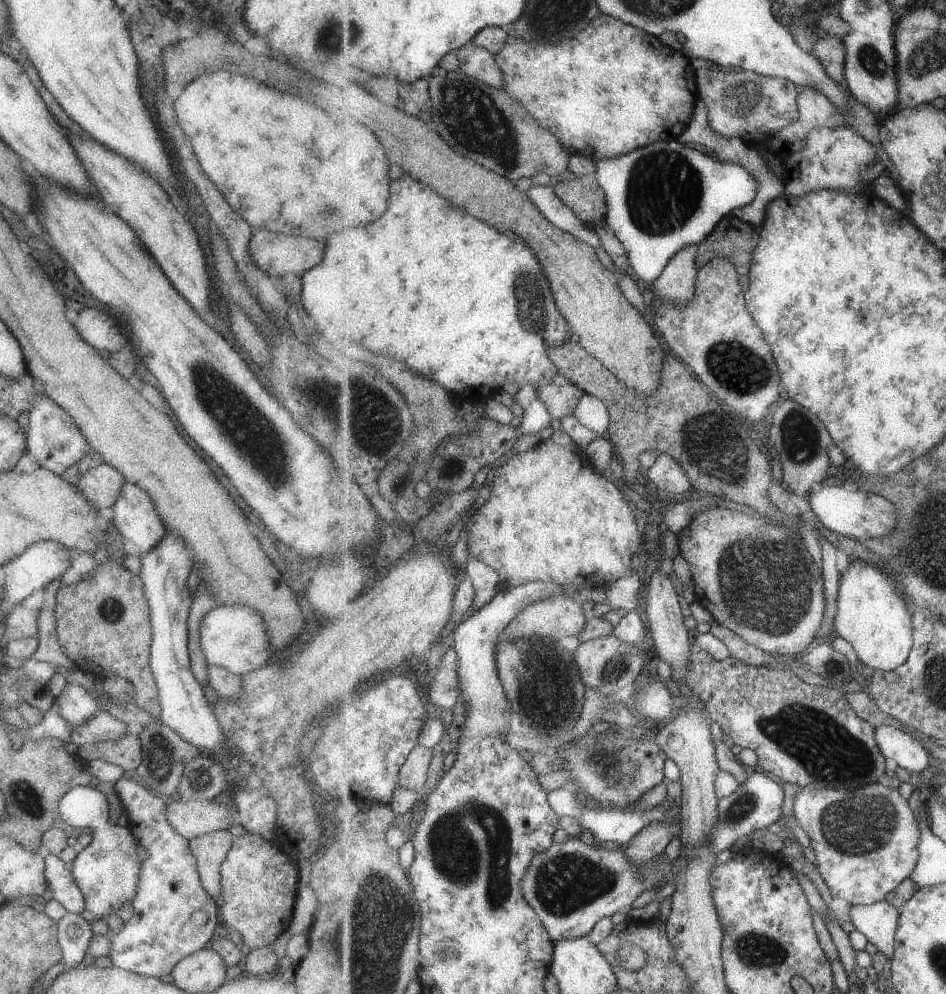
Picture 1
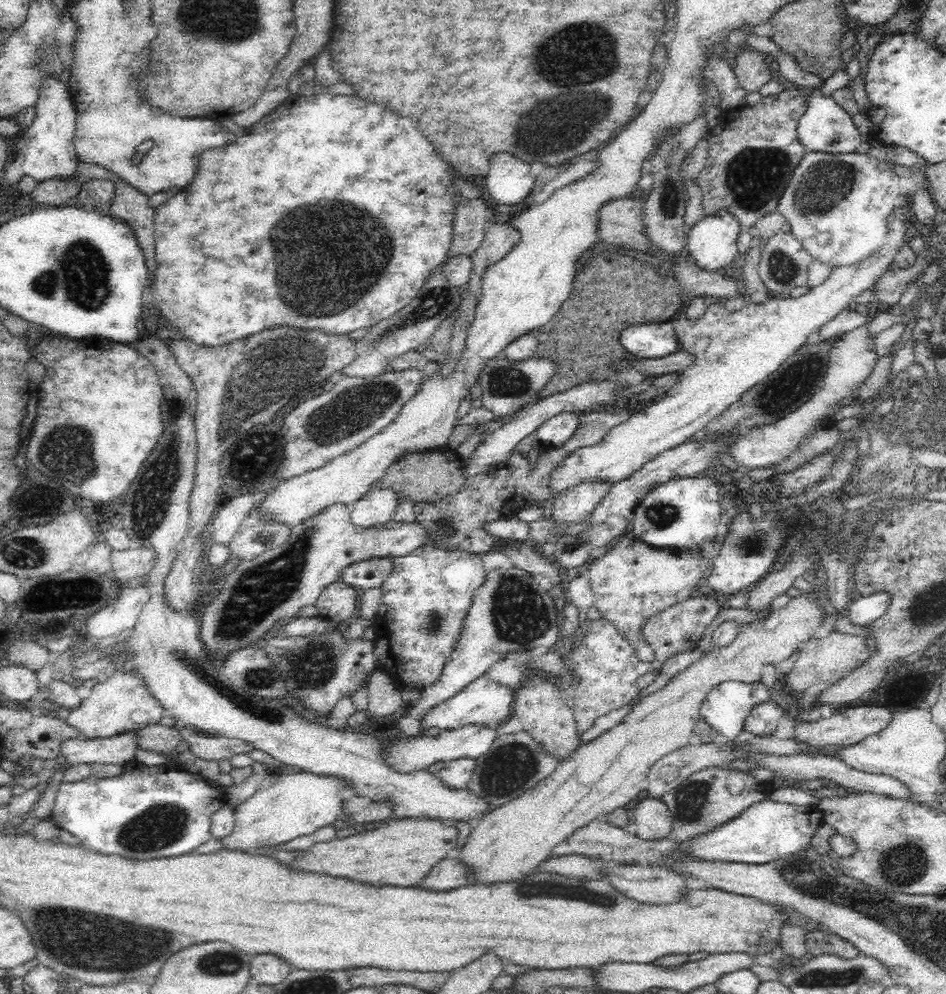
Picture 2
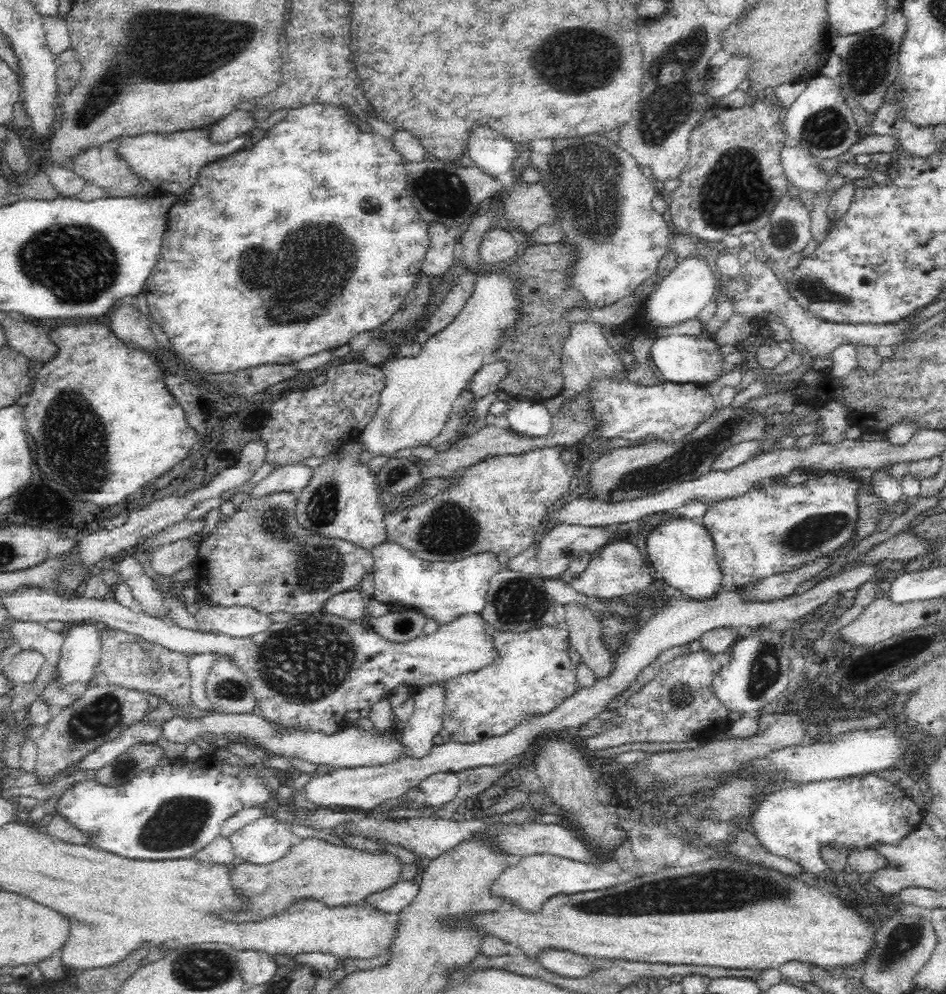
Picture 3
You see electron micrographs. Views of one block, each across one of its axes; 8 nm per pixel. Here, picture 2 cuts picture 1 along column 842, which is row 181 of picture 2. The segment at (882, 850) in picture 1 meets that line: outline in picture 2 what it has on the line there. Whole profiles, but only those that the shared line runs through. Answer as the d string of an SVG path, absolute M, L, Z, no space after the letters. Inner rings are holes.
M808 152L805 154L803 160L800 160L800 164L798 164L798 167L794 170L792 179L790 180L790 183L788 183L786 190L783 192L777 211L786 218L786 221L791 226L792 233L796 235L796 238L804 245L804 248L810 253L810 256L813 259L832 267L858 262L864 257L872 254L885 241L885 238L887 237L885 222L900 203L901 194L898 186L900 178L893 172L889 165L889 162L879 162L876 158L869 156L868 154L859 154L856 152L847 154Z

